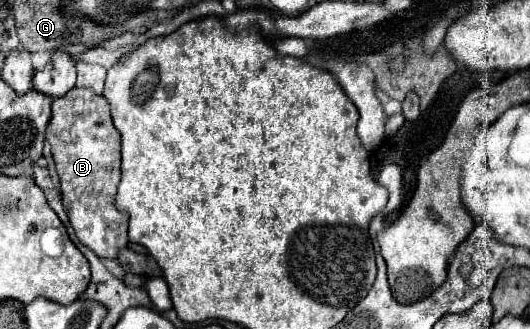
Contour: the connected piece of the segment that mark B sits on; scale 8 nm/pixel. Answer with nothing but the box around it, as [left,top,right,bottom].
[47,89,127,259]

